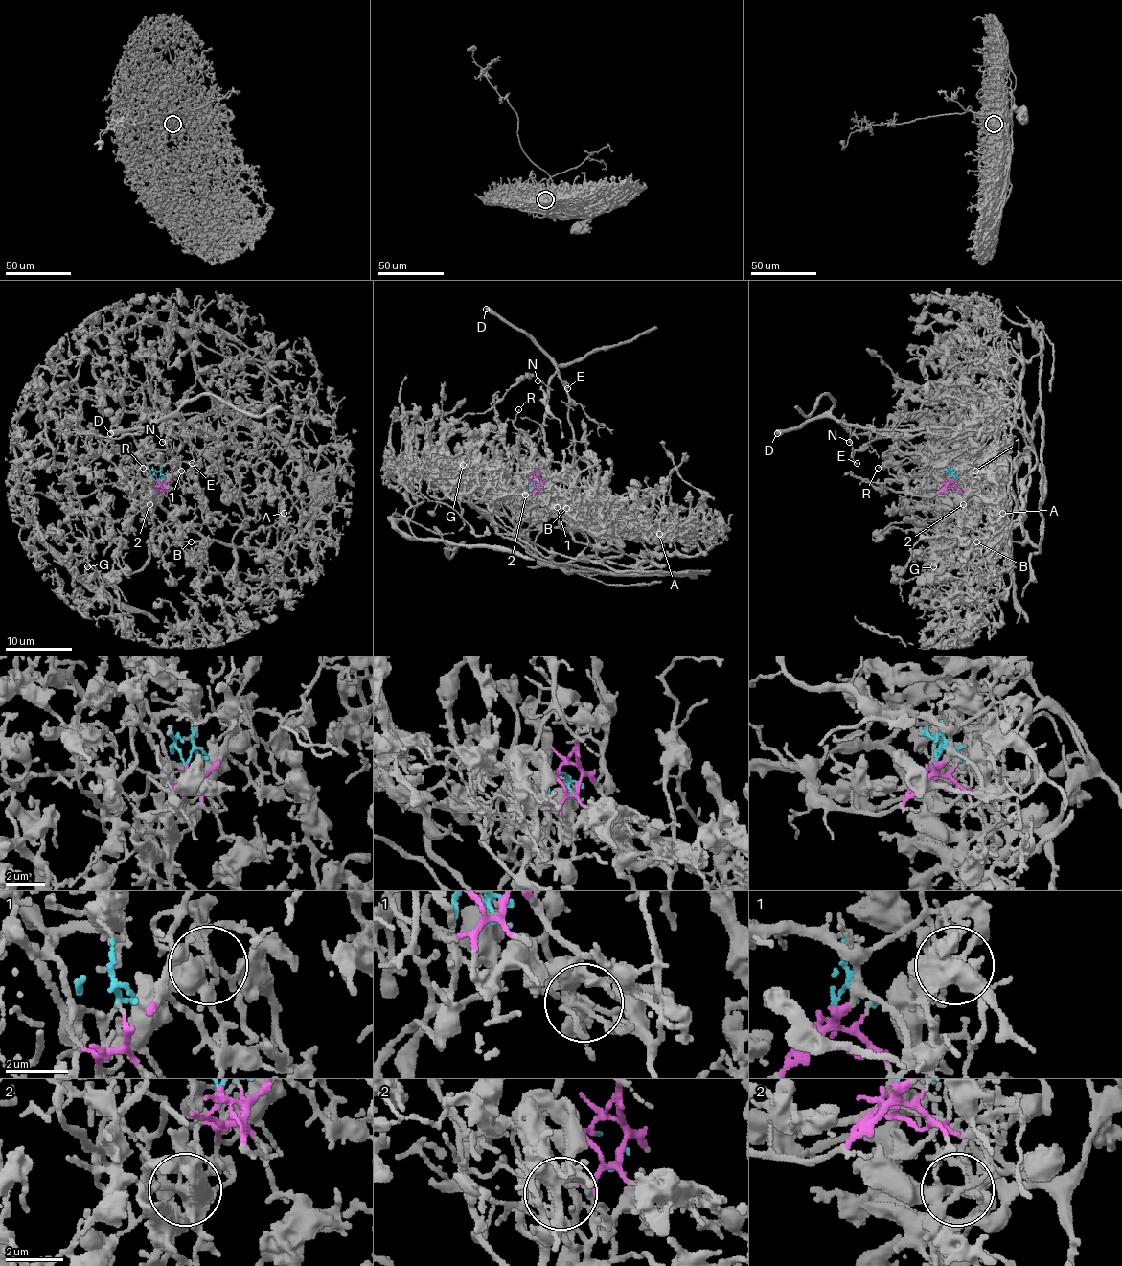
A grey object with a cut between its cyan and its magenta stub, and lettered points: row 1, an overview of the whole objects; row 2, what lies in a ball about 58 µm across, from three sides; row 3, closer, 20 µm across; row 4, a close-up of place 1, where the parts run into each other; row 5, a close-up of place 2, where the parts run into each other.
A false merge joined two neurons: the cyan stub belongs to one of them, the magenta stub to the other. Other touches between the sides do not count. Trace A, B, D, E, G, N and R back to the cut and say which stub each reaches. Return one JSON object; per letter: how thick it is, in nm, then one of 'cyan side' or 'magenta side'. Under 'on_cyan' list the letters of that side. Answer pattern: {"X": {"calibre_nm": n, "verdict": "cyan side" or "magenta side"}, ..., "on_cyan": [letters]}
{"A": {"calibre_nm": 80, "verdict": "cyan side"}, "B": {"calibre_nm": 140, "verdict": "cyan side"}, "D": {"calibre_nm": 550, "verdict": "magenta side"}, "E": {"calibre_nm": 140, "verdict": "magenta side"}, "G": {"calibre_nm": 140, "verdict": "cyan side"}, "N": {"calibre_nm": 90, "verdict": "magenta side"}, "R": {"calibre_nm": 130, "verdict": "magenta side"}, "on_cyan": ["A", "B", "G"]}

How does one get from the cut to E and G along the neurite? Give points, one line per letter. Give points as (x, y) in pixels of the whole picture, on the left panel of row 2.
E: (158, 484), (163, 484), (173, 469), (167, 437), (176, 424), (187, 426), (192, 464)
G: (158, 484), (151, 477), (149, 507), (125, 516), (135, 530), (124, 534), (108, 584), (86, 586), (86, 567)

